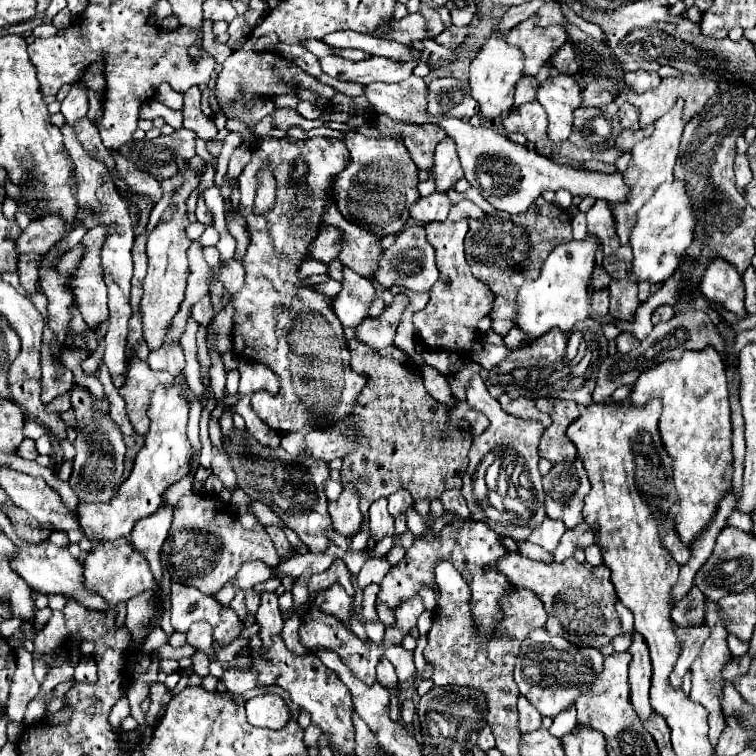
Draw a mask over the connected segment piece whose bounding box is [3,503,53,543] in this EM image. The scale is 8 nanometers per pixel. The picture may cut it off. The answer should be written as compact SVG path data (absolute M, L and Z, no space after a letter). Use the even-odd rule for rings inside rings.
M11 503L9 505L3 505L3 511L15 523L17 535L21 539L25 539L25 541L31 541L31 543L45 541L51 535L51 531L53 531L53 527L39 525L39 521L35 521L29 513L23 513L23 509L15 509Z

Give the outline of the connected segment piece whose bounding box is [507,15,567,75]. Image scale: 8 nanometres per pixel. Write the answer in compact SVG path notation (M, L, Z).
M533 15L507 33L507 43L517 45L523 51L525 55L523 73L535 75L539 67L547 61L547 57L555 53L559 45L567 43L567 31L563 29L563 25L539 27L535 25L535 15Z

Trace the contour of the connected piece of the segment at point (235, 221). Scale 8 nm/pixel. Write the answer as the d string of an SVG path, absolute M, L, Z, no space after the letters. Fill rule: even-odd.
M225 202L225 220L226 227L229 233L236 239L236 251L235 259L242 262L243 255L247 249L249 243L249 237L247 235L246 222L241 216L235 215L238 207L233 206L232 202Z

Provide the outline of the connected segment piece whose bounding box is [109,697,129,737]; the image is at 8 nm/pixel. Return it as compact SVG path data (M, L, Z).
M121 697L121 699L115 703L115 707L111 709L111 715L109 715L109 723L111 723L111 727L113 727L113 731L115 731L117 737L119 737L119 733L121 733L121 721L123 721L127 715L129 715L129 701L127 701L125 697Z

